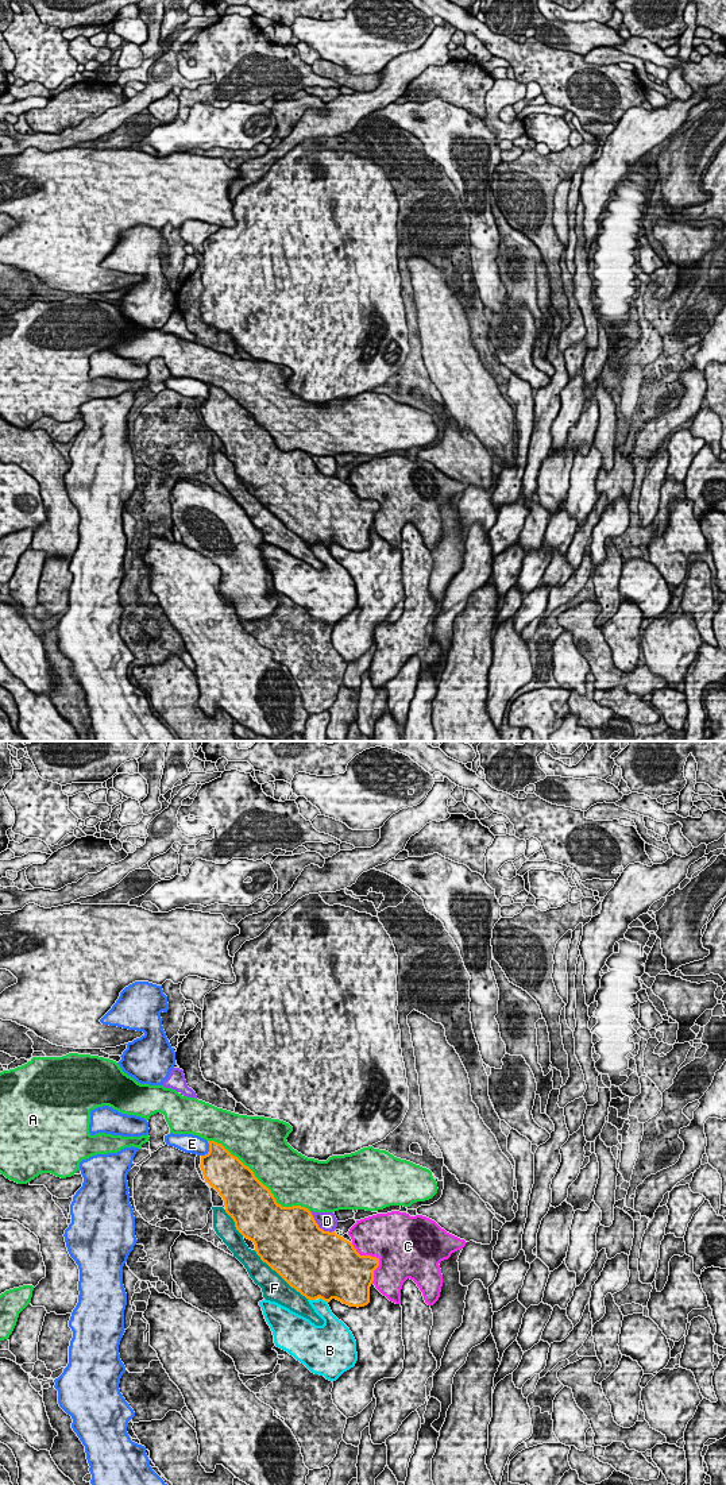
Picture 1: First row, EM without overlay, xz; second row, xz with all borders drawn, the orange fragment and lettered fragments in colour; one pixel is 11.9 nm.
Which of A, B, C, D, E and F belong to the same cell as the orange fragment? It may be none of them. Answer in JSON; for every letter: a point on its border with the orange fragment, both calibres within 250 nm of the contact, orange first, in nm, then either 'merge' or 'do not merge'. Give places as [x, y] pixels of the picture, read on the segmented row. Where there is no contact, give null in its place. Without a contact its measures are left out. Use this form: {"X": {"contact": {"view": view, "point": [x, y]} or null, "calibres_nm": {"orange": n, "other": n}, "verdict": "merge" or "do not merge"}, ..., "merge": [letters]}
{"A": {"contact": {"view": "xz", "point": [259, 1181]}, "calibres_nm": {"orange": 500, "other": 500}, "verdict": "do not merge"}, "B": {"contact": {"view": "xz", "point": [312, 1299]}, "calibres_nm": {"orange": 460, "other": 180}, "verdict": "do not merge"}, "C": {"contact": {"view": "xz", "point": [375, 1257]}, "calibres_nm": {"orange": 360, "other": 500}, "verdict": "do not merge"}, "D": {"contact": {"view": "xz", "point": [317, 1226]}, "calibres_nm": {"orange": 500, "other": 220}, "verdict": "do not merge"}, "E": {"contact": {"view": "xz", "point": [209, 1149]}, "calibres_nm": {"orange": 420, "other": 220}, "verdict": "do not merge"}, "F": {"contact": {"view": "xz", "point": [280, 1275]}, "calibres_nm": {"orange": 500, "other": 300}, "verdict": "do not merge"}, "merge": []}

